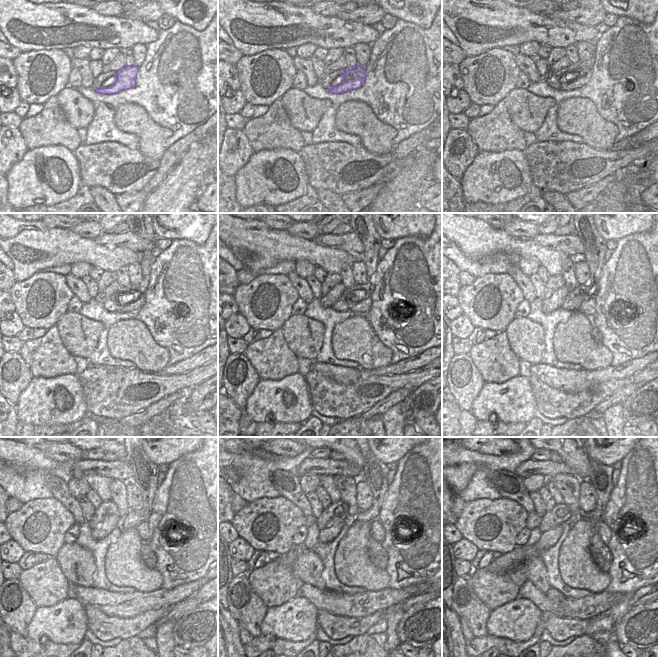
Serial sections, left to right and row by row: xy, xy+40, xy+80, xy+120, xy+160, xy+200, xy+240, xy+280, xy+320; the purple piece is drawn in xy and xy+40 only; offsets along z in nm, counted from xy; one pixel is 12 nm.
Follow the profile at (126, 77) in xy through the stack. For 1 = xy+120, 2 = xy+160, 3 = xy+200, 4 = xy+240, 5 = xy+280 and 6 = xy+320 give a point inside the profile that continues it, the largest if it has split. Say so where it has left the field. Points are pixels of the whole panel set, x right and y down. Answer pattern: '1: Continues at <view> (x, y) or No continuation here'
1: Continues at xy+120 (136, 305)
2: Continues at xy+160 (363, 306)
3: Continues at xy+200 (588, 308)
4: Continues at xy+240 (143, 530)
5: Continues at xy+280 (377, 531)
6: Continues at xy+320 (604, 531).

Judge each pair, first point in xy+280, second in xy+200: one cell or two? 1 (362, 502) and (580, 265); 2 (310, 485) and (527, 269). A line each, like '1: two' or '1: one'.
1: one
2: one

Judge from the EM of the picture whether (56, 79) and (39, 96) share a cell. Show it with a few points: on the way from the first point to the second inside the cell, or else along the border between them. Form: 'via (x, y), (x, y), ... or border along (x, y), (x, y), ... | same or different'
via (52, 83), (43, 92) | same

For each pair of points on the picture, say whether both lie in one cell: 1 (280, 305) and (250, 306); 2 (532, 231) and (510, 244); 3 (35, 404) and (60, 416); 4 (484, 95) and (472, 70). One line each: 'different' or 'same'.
1: same
2: different
3: same
4: same

